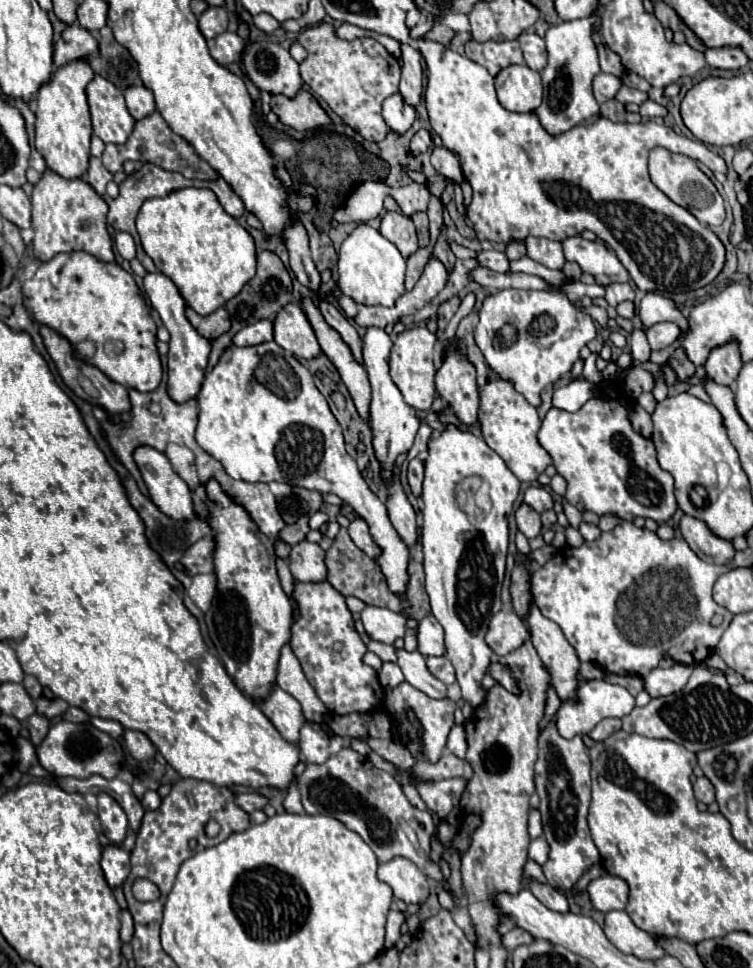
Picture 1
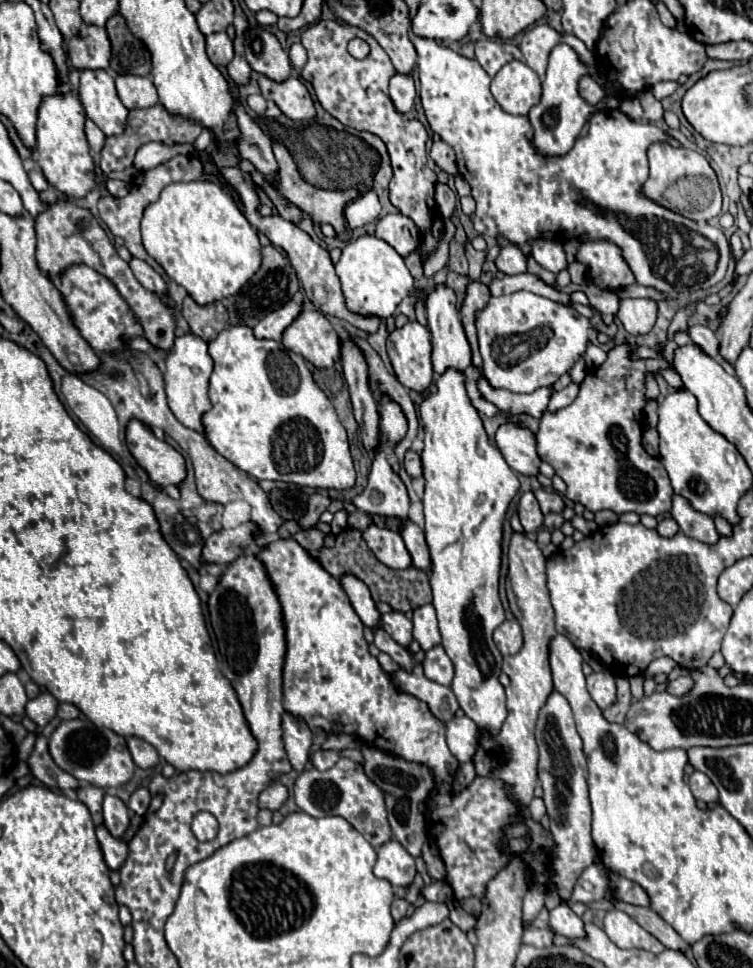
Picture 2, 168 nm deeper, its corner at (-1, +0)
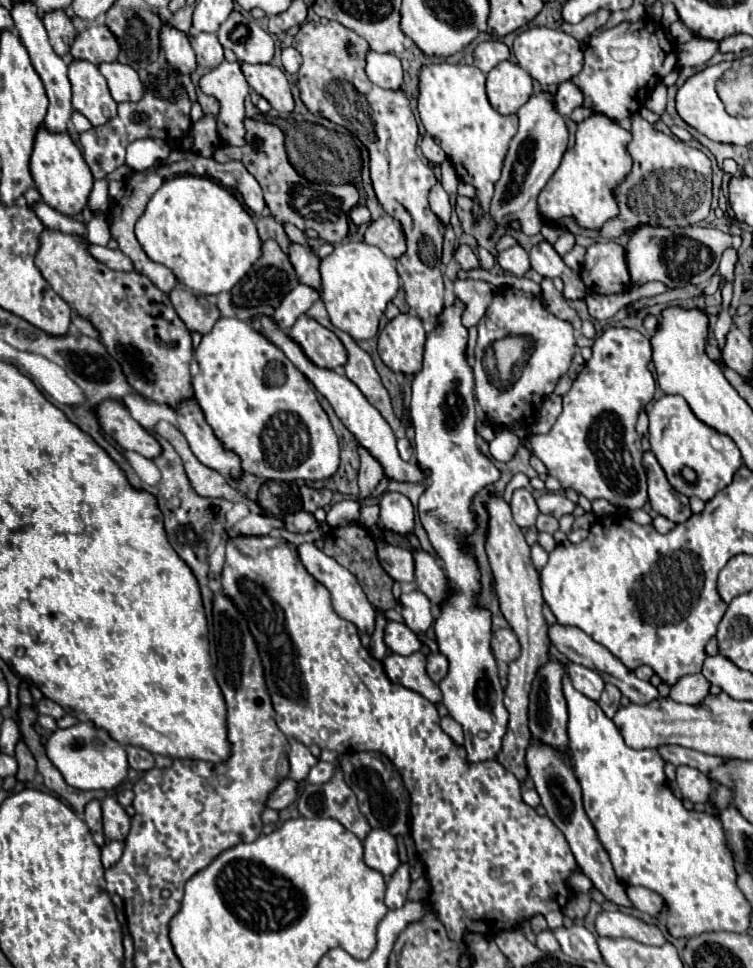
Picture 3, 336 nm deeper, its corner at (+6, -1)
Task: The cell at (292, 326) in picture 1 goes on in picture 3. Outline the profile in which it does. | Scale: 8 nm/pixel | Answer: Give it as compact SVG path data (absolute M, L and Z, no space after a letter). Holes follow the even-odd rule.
M302 315L288 331L288 337L298 343L304 355L318 367L336 369L346 363L346 349L340 339L318 321Z

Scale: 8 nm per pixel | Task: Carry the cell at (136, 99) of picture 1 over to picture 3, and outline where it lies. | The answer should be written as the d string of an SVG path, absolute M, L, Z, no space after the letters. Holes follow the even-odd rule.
M102 63L100 73L106 77L116 103L140 101L144 97L144 85L132 67L120 63Z

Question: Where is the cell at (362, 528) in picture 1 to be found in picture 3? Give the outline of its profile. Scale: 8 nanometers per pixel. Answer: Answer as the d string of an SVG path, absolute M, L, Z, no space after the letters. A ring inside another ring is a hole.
M374 539L376 549L378 549L378 559L384 571L400 583L412 583L414 581L414 571L412 571L412 553L402 547L394 547L386 543L384 539Z

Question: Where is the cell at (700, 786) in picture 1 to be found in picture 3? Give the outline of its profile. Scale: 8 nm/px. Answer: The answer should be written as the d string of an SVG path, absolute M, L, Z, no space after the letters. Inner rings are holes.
M686 765L678 767L676 781L682 791L682 799L688 799L692 803L708 803L714 799L714 785L698 769L692 769Z

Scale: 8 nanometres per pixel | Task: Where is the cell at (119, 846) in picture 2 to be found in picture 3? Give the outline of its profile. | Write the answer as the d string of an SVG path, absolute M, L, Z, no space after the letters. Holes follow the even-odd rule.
M98 801L88 803L86 813L84 813L84 821L88 823L88 827L90 827L90 831L92 831L94 843L96 843L98 847L104 847L104 833L102 833L102 811L100 811L100 803L98 803Z

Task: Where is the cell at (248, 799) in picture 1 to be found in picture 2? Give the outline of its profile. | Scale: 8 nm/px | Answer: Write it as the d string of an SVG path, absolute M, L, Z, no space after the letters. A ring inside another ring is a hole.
M275 782L271 784L269 788L265 788L261 794L259 794L259 808L269 808L269 810L279 810L285 802L287 802L287 786Z

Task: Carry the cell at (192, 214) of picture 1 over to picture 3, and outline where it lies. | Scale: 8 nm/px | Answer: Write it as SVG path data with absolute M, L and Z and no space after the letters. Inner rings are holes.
M180 175L164 181L136 223L136 239L152 261L168 267L180 283L198 295L218 295L222 291L230 291L256 263L262 245L254 221L240 201L214 179L196 175Z

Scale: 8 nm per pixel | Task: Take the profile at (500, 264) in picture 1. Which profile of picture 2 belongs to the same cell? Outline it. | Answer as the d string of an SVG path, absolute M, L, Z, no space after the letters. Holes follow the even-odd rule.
M505 244L495 260L497 268L505 274L521 274L527 272L527 256L517 244Z

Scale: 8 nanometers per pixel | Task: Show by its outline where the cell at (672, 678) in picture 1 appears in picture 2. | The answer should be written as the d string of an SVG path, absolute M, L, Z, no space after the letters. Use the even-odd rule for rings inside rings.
M679 676L677 680L669 682L667 692L669 692L669 694L675 694L675 696L683 696L683 694L687 694L687 690L691 690L693 684L695 684L695 682L693 682L691 676Z

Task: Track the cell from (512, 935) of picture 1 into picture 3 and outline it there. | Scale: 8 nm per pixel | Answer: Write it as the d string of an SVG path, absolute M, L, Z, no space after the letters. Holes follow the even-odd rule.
M548 929L546 931L540 931L536 935L536 947L542 949L542 951L556 951L556 949L560 949L560 945L556 943L552 931L548 931Z

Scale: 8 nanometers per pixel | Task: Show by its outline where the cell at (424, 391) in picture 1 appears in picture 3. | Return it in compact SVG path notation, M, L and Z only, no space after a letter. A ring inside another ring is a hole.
M398 315L378 337L378 353L388 369L394 373L416 375L422 367L426 331L418 317Z

